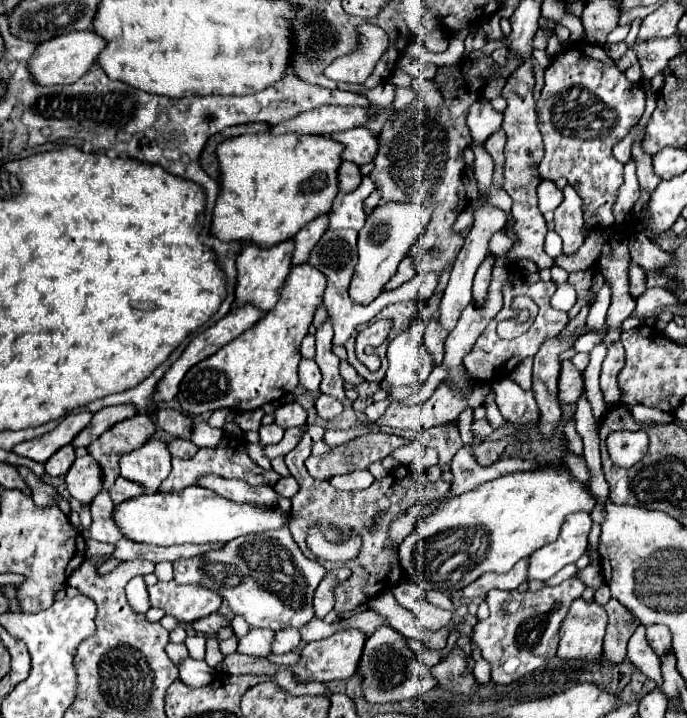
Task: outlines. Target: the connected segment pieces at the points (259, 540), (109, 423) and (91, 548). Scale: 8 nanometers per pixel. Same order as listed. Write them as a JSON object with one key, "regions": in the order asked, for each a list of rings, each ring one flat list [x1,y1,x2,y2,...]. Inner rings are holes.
{"regions":[[[288,528,240,536,230,540,224,548,206,552,206,556,174,562,176,584,204,586,222,596,230,610,242,616,250,626,270,630,288,626,300,628,314,618,312,598,324,574,326,570,316,560,308,560,302,554]],[[120,404,120,406,108,406,108,408,98,410,94,414,94,418,90,420,90,424,72,440,74,448,88,446,100,434,104,434,108,428,112,428,114,424,118,424,118,422,122,422,126,418,132,418,134,414,138,414,138,410,136,410,134,404]],[[88,540,88,556,106,556,114,550,114,544,104,544,104,542,96,542,96,540]]]}

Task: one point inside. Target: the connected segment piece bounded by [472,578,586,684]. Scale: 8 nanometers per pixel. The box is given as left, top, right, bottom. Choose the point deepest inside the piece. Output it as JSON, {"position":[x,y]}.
{"position":[521,633]}

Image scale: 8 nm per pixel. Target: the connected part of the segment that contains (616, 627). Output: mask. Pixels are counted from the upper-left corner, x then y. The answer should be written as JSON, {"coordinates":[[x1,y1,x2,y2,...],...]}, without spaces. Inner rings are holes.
{"coordinates":[[610,598,606,602,606,612,608,612,608,626,606,626,606,638,604,638,604,656,610,662,622,662,626,660,626,644,632,632,638,626,638,620,618,604,618,600]]}

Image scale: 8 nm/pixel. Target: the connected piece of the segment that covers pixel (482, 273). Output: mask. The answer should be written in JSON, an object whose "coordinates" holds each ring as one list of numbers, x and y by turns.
{"coordinates":[[492,252,486,254,484,262,480,264,480,268,478,268,478,272,476,272,474,288,472,288,472,292,474,292,474,300,476,300,476,306,480,306,480,304,484,302,484,298,486,298,486,290,488,290,488,284,490,284,490,276,492,276,494,260,496,260,496,256,494,256]]}

